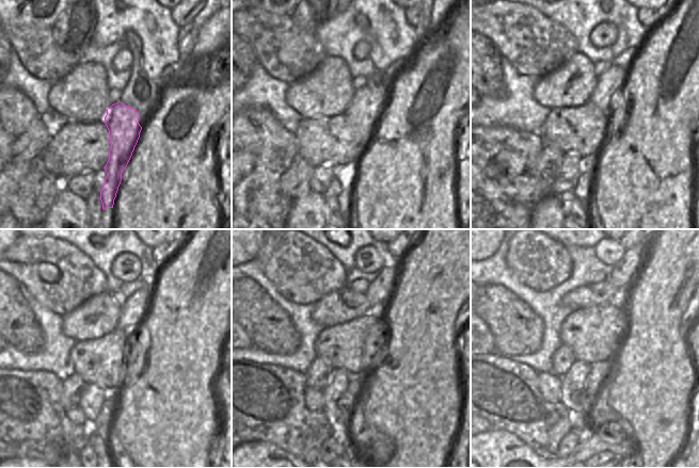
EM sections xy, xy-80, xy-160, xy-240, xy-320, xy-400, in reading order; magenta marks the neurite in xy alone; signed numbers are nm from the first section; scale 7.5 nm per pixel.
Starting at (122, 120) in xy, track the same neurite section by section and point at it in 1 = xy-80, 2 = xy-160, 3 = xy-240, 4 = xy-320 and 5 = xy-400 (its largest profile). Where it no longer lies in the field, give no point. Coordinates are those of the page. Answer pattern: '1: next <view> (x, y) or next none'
1: next xy-80 (364, 111)
2: next xy-160 (609, 83)
3: next xy-240 (133, 311)
4: next xy-320 (380, 290)
5: next xy-400 (623, 272)

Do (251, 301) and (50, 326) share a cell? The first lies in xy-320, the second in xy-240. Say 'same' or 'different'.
different

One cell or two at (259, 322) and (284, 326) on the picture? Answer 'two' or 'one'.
one

